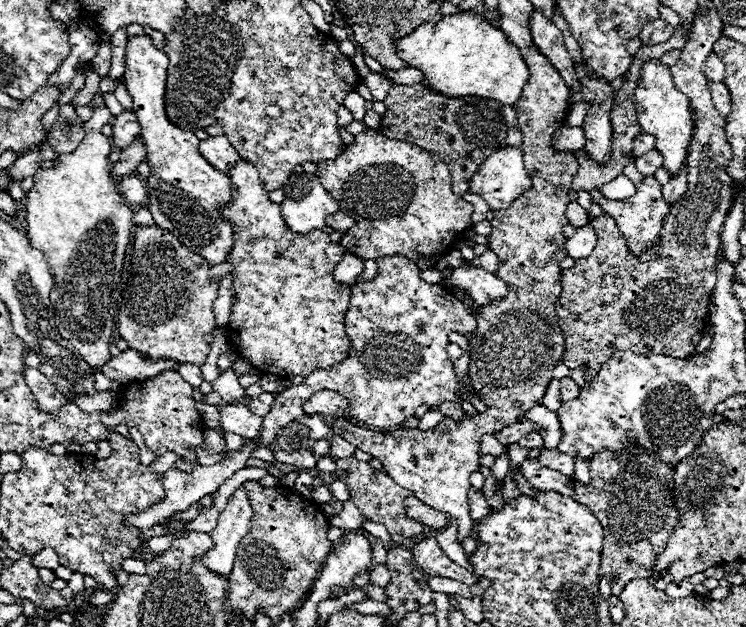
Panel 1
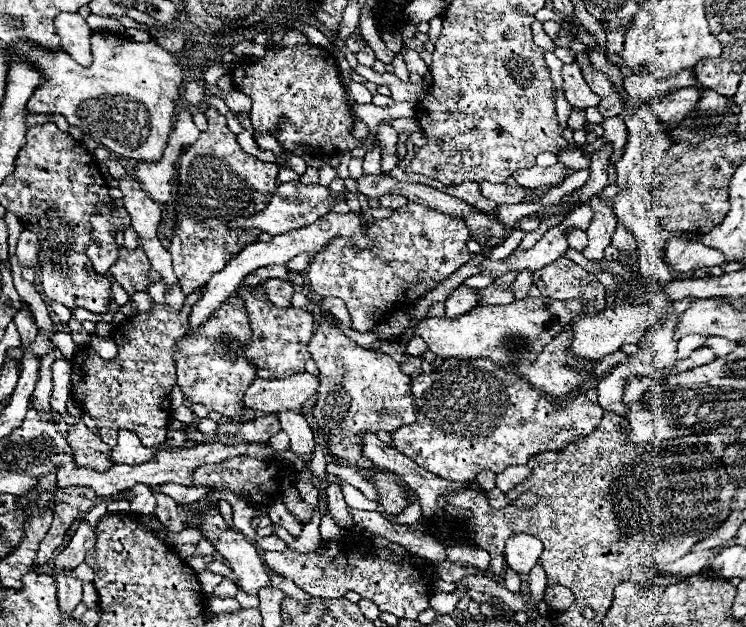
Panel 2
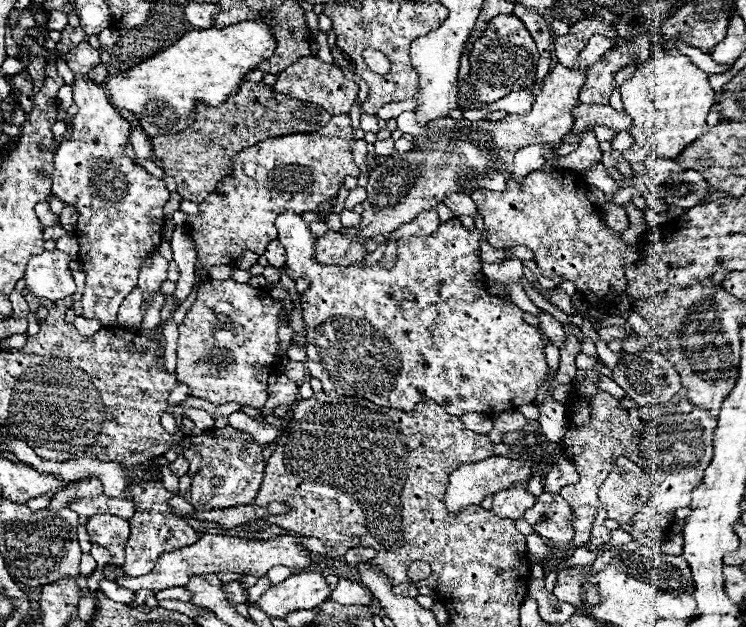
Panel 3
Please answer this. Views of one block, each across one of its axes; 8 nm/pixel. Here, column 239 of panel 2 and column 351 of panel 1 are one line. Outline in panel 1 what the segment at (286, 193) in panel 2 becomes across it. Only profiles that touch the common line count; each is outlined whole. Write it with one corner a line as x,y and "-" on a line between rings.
338,212
338,214
330,214
330,218
326,218
326,224
334,230
340,230
340,232
346,232
354,226
354,220
350,216
346,216
344,212

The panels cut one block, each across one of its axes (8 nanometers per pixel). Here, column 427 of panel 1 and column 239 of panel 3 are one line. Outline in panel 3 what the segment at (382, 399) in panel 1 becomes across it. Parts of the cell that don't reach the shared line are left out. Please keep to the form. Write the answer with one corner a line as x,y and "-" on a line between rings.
212,280
198,286
196,302
188,308
184,322
178,326
178,380
190,388
190,396
208,400
216,406
226,402
238,402
240,406
262,408
266,404
268,392
266,382
278,368
278,328
288,324
288,312
282,312
282,304
266,294
262,288
250,284
228,280

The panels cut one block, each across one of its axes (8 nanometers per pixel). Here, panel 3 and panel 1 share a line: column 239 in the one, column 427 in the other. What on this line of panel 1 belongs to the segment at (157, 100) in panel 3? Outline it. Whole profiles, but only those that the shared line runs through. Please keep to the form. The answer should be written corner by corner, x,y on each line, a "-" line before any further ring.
460,12
454,16
442,16
440,22
420,24
412,34
394,40
396,54
408,66
422,72
422,84
438,94
446,94
448,98
464,98
464,96
482,96
490,100
498,100
502,106
514,106
520,98
522,88
528,82
528,68
522,62
522,56
514,44
506,40
502,30
492,28
484,18
476,16
474,12

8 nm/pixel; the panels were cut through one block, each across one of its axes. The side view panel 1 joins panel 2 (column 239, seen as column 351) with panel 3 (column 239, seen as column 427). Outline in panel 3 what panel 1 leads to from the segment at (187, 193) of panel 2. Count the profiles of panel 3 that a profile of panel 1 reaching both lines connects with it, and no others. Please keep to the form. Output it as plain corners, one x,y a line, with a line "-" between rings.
348,114
334,116
322,130
314,134
290,134
290,136
278,136
262,140
250,148
242,148
230,162
230,176
224,176
216,190
206,196
206,200
198,206
198,214
188,214
186,218
186,230
194,242
198,264
198,276
200,280
208,280
208,270
218,264
234,264
234,260
246,252
252,250
258,256
264,254
266,244
276,240
278,230
274,228
274,220
278,214
284,214
286,210
302,214
302,212
318,212
320,204
324,200
332,200
338,194
340,184
346,176
358,176
360,168
352,160
350,152
350,138
352,138
352,122

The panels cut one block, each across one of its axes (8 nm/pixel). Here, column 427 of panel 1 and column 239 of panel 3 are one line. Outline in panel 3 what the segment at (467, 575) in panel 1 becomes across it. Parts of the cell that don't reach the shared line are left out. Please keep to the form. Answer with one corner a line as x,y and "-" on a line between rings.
284,532
280,538
274,540
246,540
246,538
234,538
234,536
222,536
222,534
204,534
196,544
184,546
172,552
164,552
158,558
158,564
154,570
146,576
124,576
118,580
122,588
128,588
132,592
138,590
164,590
172,586
186,586
190,576
198,574
214,574
214,572
238,572
238,574
248,574
262,578
272,566
288,566
294,570
304,570
310,566
310,552
298,544
296,540
298,534
294,532

